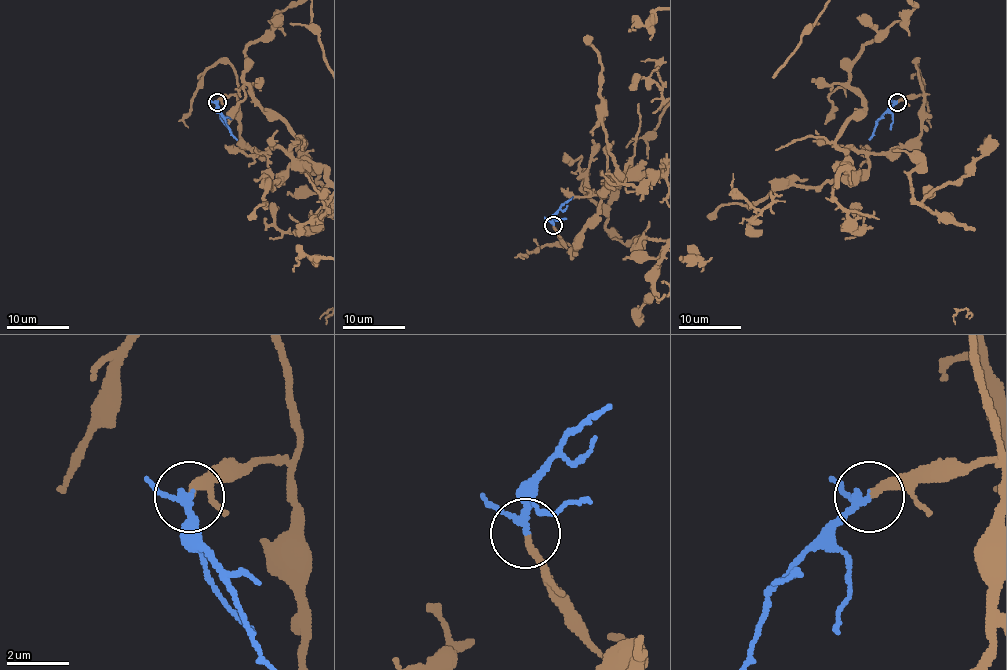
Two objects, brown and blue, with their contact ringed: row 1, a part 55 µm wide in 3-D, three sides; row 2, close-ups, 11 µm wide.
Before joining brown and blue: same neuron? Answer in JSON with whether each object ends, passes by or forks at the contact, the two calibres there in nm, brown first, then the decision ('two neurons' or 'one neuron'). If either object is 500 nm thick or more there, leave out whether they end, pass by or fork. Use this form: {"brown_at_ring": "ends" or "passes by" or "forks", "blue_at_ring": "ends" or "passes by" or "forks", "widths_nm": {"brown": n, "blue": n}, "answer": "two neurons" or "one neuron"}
{"brown_at_ring": "ends", "blue_at_ring": "passes by", "widths_nm": {"brown": 220, "blue": 190}, "answer": "one neuron"}

